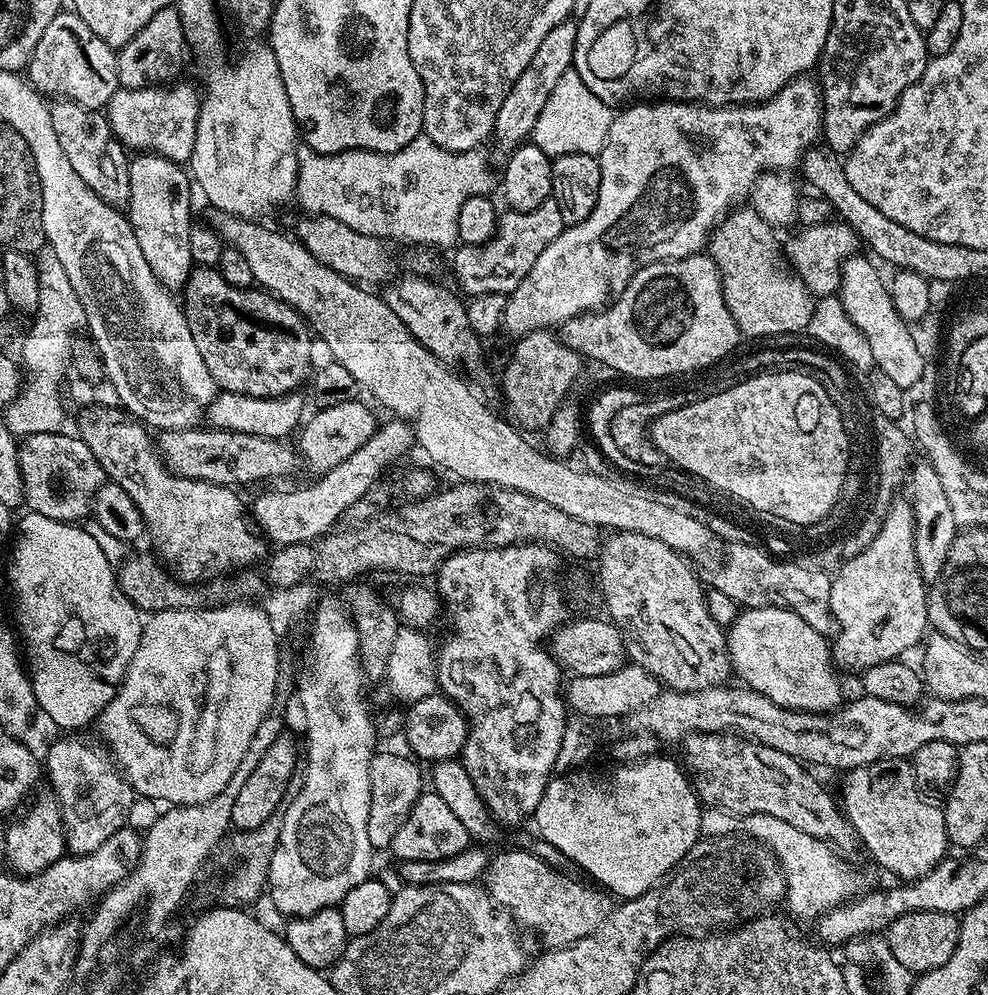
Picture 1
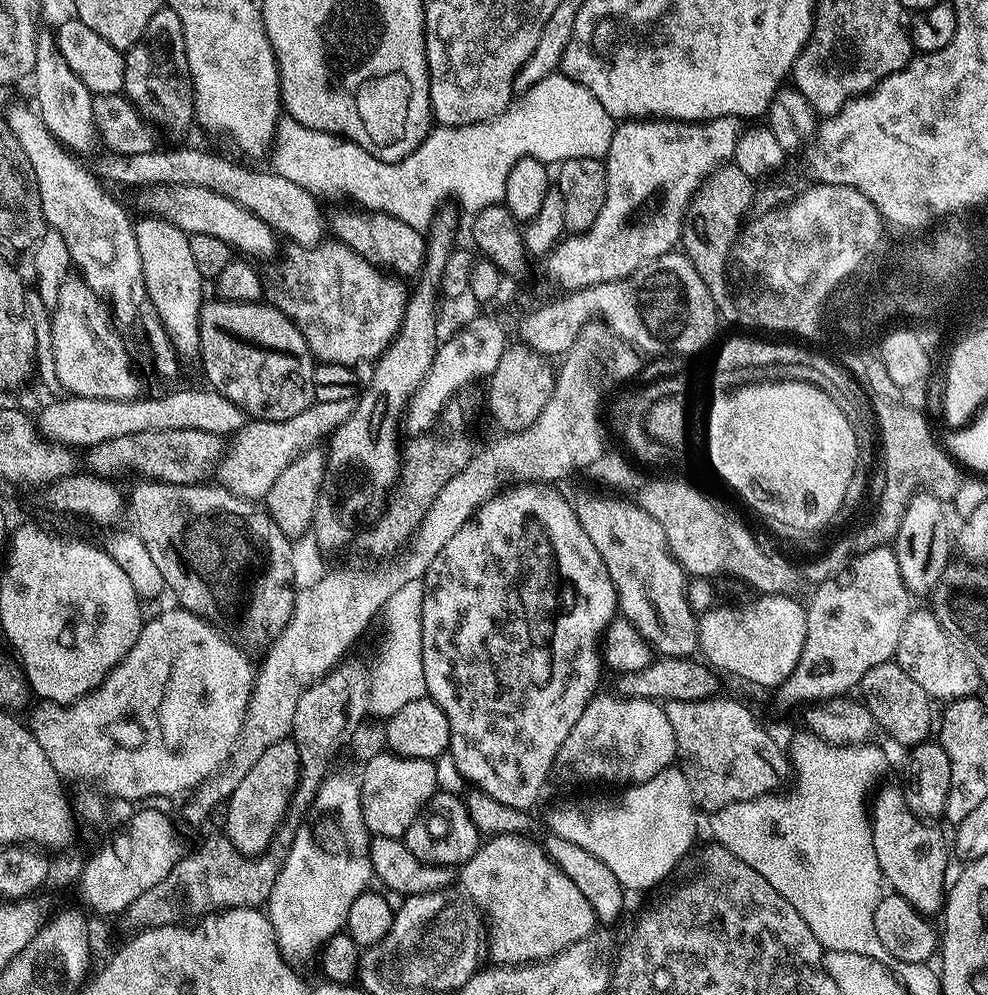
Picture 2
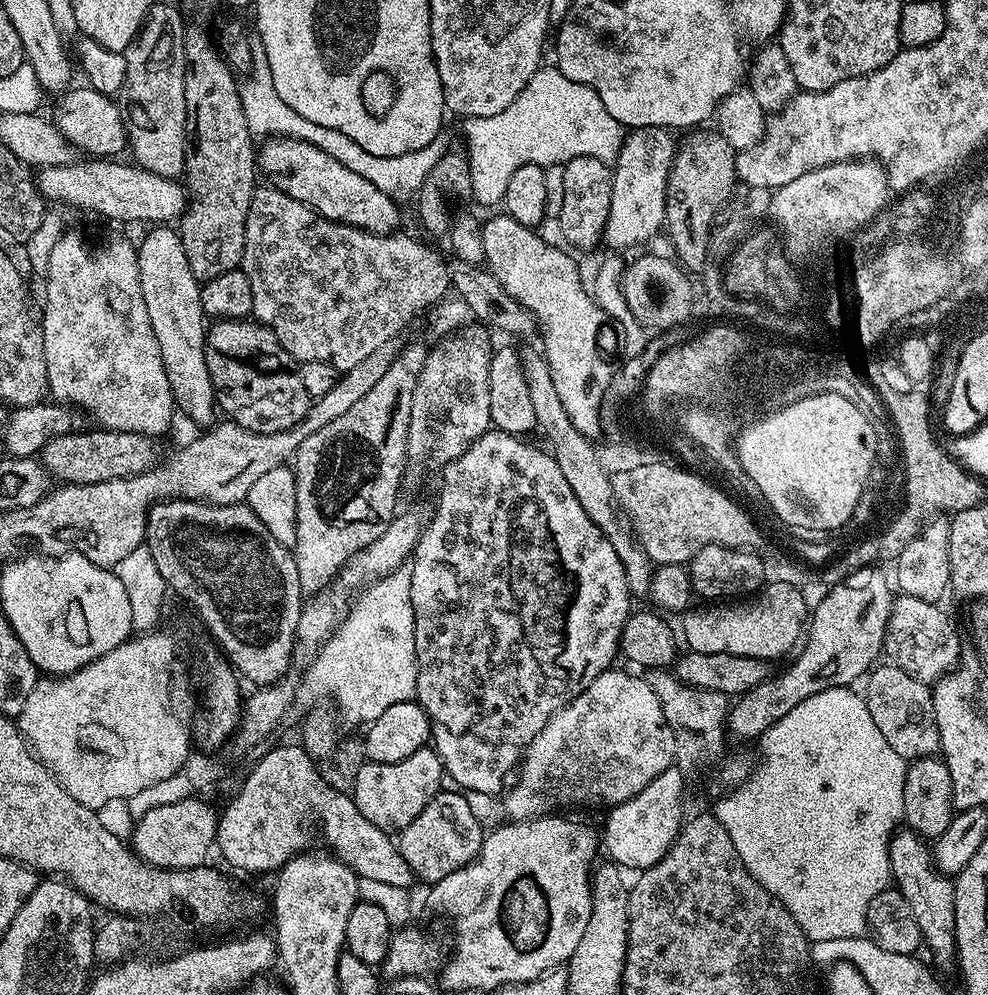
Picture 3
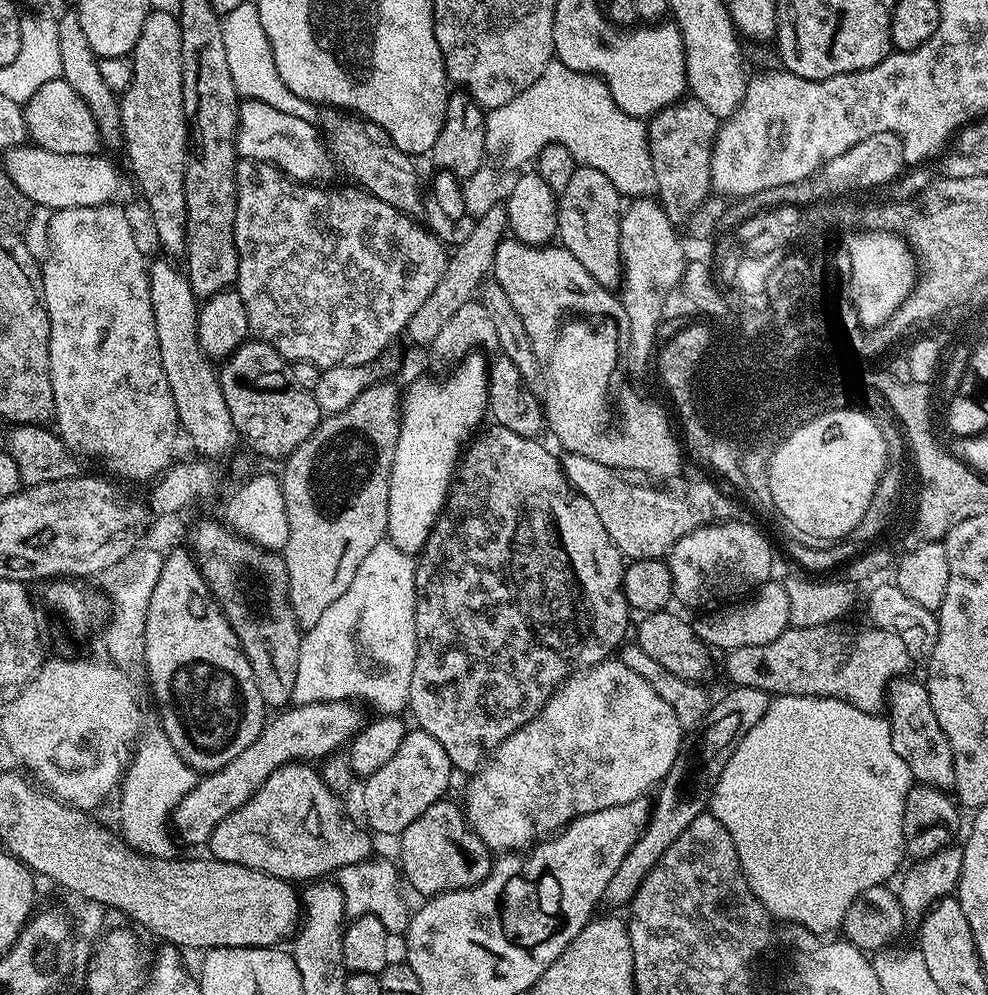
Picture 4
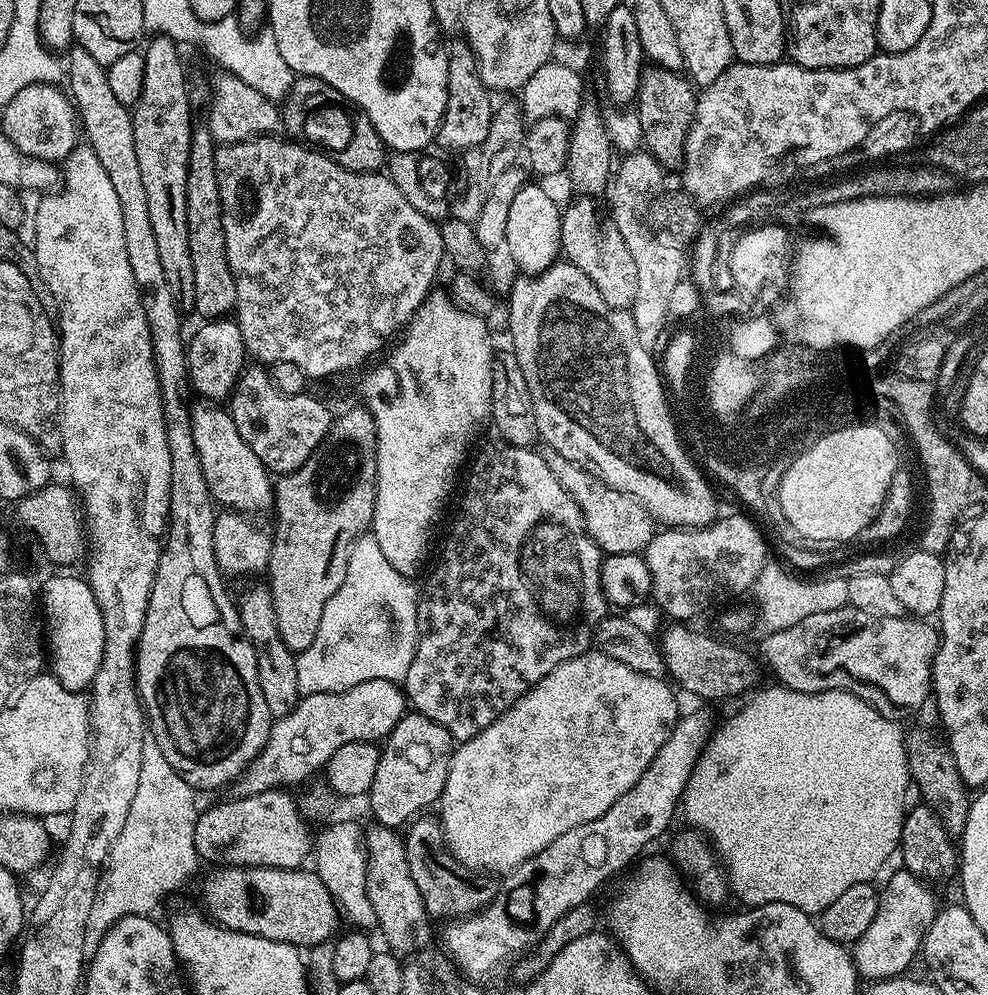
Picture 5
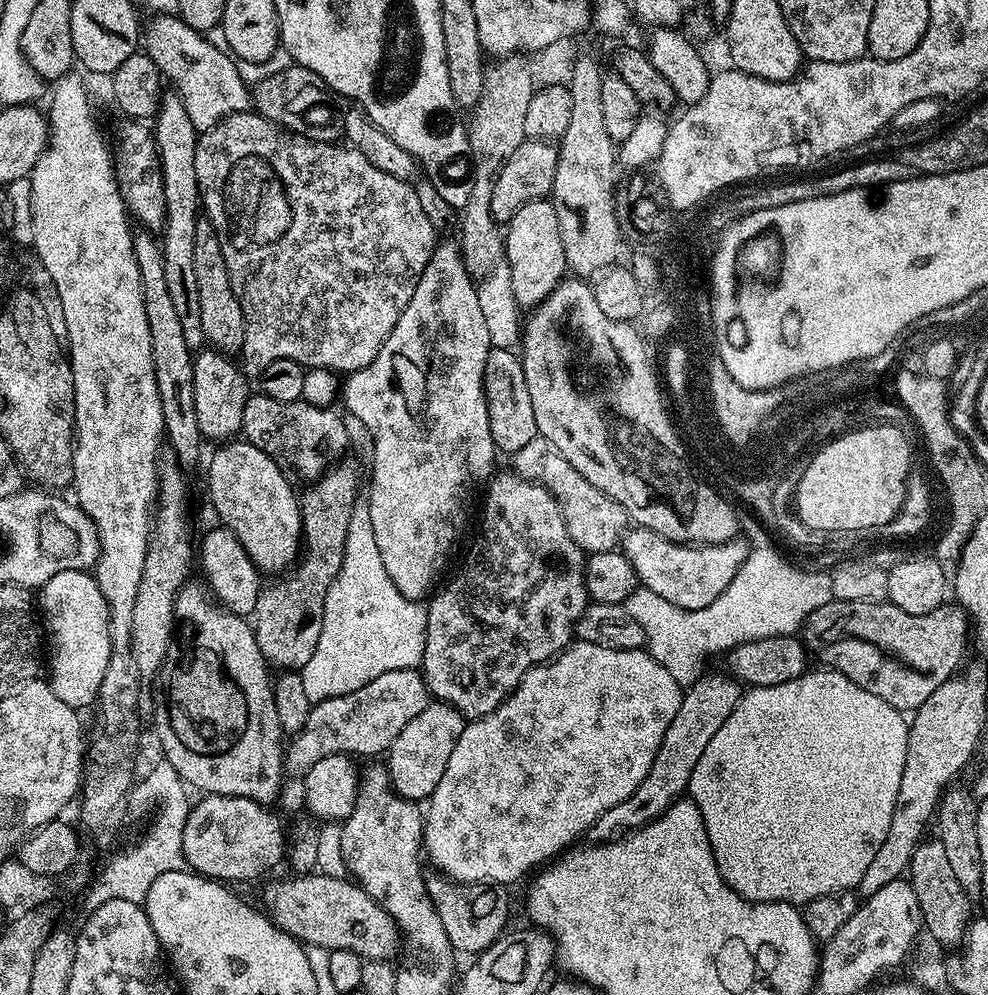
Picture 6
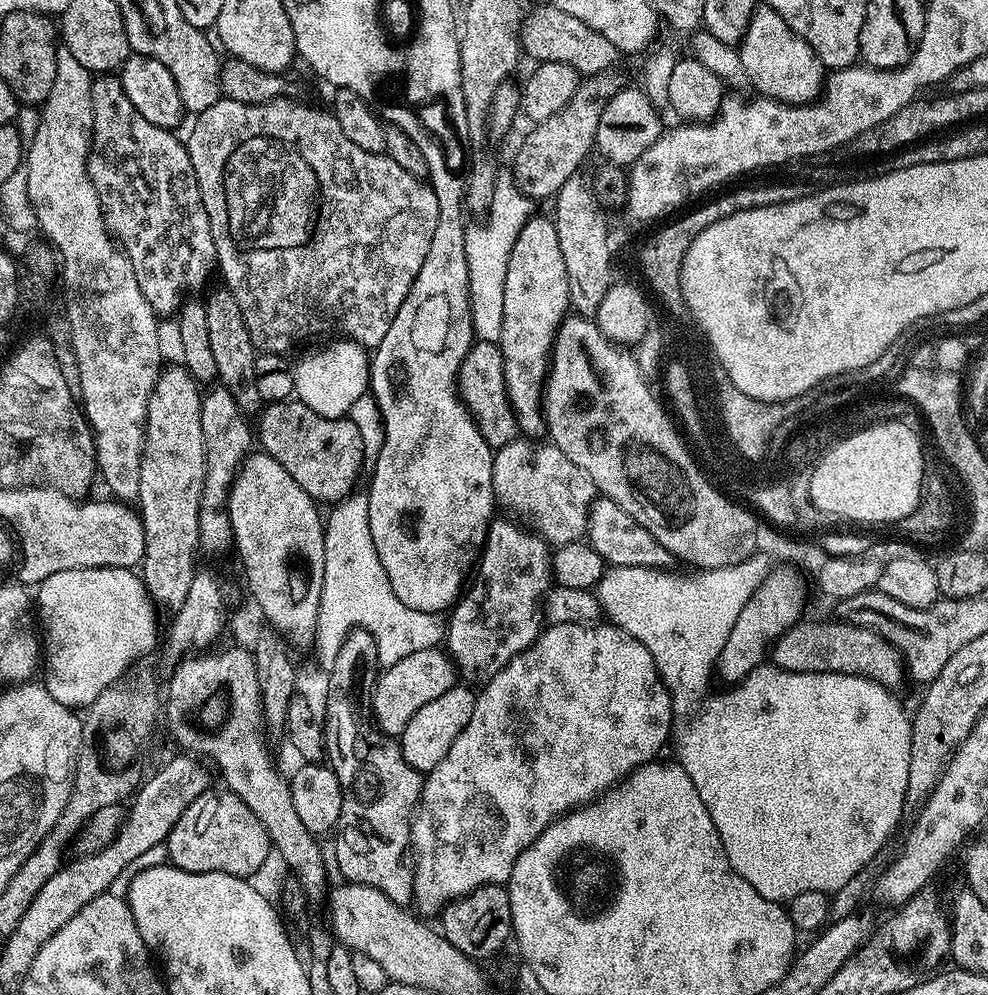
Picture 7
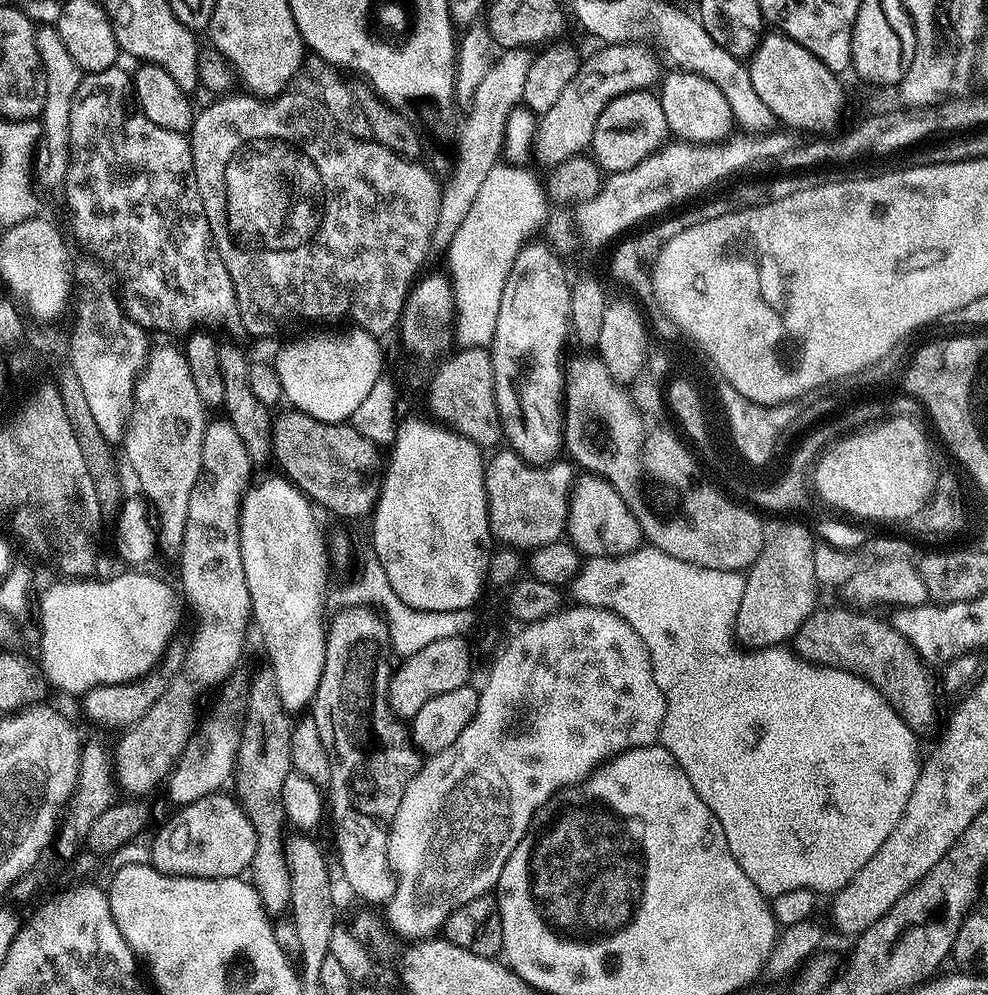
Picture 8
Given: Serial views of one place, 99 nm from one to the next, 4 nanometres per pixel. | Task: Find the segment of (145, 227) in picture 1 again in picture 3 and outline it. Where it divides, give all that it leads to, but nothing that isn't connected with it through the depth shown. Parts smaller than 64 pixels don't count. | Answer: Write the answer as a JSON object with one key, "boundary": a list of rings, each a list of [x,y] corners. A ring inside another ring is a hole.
{"boundary":[[[156,226],[145,232],[148,233],[145,234],[144,241],[139,241],[136,249],[142,282],[142,298],[146,298],[146,314],[150,314],[150,326],[154,326],[154,338],[158,338],[158,350],[162,350],[162,366],[170,382],[172,399],[175,407],[179,411],[181,408],[194,423],[208,426],[217,419],[215,416],[218,416],[218,405],[216,391],[210,382],[210,370],[206,370],[206,350],[204,349],[206,317],[200,297],[202,284],[194,278],[190,270],[190,262],[186,262],[186,250],[182,250],[180,233],[175,227]]]}

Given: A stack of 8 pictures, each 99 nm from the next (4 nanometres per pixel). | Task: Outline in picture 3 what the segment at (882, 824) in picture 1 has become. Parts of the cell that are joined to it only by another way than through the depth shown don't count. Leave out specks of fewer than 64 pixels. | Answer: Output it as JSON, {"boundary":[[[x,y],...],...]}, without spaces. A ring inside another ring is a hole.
{"boundary":[[[900,830],[893,835],[888,845],[888,857],[892,860],[895,887],[906,898],[906,902],[910,902],[926,948],[928,944],[938,963],[953,963],[956,960],[955,883],[936,869],[933,849],[923,837],[911,830]]]}

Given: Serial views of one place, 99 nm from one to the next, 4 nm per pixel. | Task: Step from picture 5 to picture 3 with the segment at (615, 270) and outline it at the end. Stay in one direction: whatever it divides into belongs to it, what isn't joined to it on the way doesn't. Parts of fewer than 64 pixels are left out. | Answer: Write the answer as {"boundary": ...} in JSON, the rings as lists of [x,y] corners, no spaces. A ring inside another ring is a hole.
{"boundary":[[[574,158],[563,165],[563,169],[564,197],[558,217],[560,232],[565,240],[563,243],[573,244],[576,248],[592,248],[604,239],[604,227],[608,221],[612,201],[613,169],[609,161],[598,158]]]}

